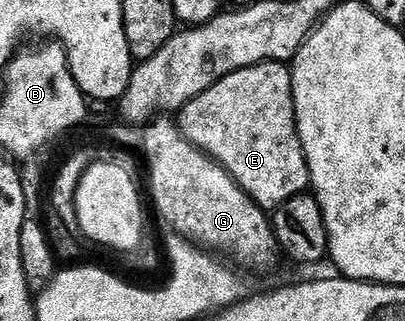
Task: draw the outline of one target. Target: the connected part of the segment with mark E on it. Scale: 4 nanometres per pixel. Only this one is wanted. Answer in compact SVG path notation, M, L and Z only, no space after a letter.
M279 63L251 65L248 69L235 68L177 113L177 125L183 136L218 161L223 170L241 186L243 192L264 211L274 211L279 206L288 204L292 199L298 198L309 185L307 160L303 157L299 138L289 135L289 97L285 92L288 85L288 70Z

